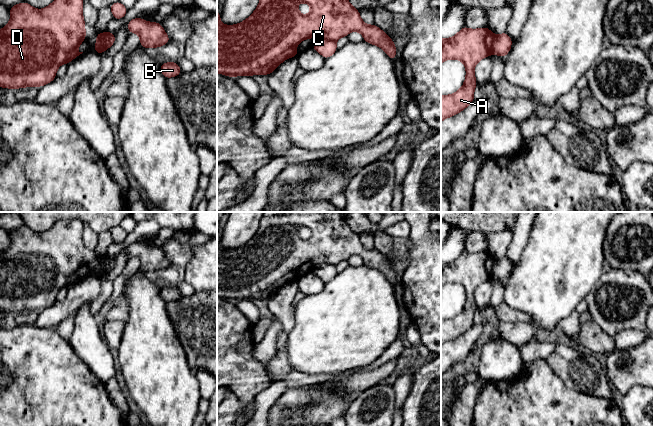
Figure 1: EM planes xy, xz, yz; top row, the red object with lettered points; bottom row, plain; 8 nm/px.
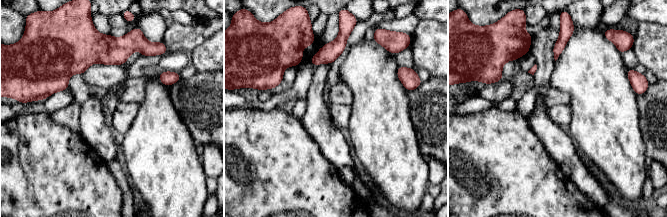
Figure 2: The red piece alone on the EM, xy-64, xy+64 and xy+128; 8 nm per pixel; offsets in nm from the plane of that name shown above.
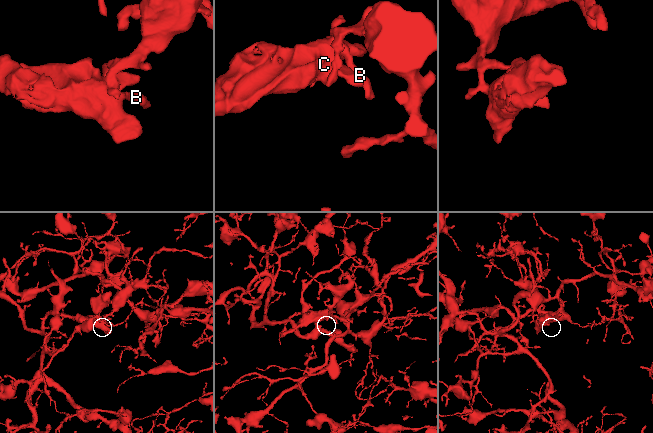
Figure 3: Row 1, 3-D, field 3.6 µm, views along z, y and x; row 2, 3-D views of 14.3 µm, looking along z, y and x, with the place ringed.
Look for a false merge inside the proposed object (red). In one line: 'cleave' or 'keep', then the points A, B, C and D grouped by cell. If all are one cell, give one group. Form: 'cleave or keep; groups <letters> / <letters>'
cleave; groups A C D / B

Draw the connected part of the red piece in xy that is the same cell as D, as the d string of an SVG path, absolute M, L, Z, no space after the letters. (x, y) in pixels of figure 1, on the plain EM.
M63 220L44 233L37 234L27 226L9 231L9 247L0 253L0 311L20 313L42 311L56 302L61 288L68 288L82 278L77 273L86 264L81 220Z

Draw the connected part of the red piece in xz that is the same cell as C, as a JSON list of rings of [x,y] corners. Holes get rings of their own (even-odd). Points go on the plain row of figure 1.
[[[263,212],[256,234],[245,245],[236,249],[223,249],[220,246],[221,237],[217,235],[217,297],[228,301],[269,299],[283,285],[300,278],[295,271],[301,265],[319,259],[320,264],[335,266],[352,255],[360,256],[365,266],[382,272],[394,285],[396,283],[395,266],[375,248],[367,249],[363,246],[359,234],[347,224],[347,217],[347,212]],[[298,226],[309,228],[311,236],[308,239],[301,239],[297,230]]]

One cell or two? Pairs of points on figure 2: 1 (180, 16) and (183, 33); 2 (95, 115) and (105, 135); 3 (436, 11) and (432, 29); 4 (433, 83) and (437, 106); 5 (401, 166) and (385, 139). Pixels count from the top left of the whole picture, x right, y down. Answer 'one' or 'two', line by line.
1: two
2: one
3: two
4: one
5: one

